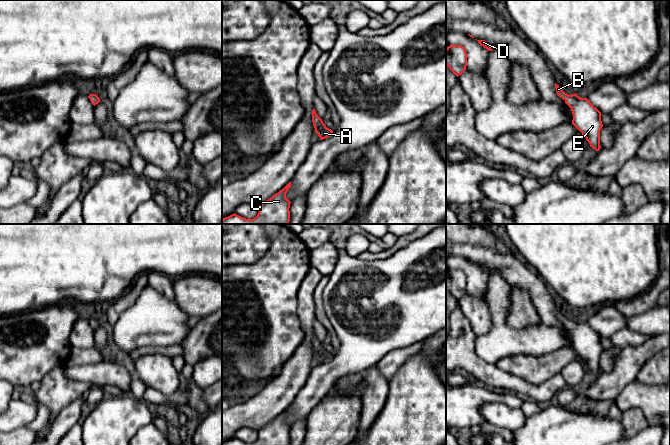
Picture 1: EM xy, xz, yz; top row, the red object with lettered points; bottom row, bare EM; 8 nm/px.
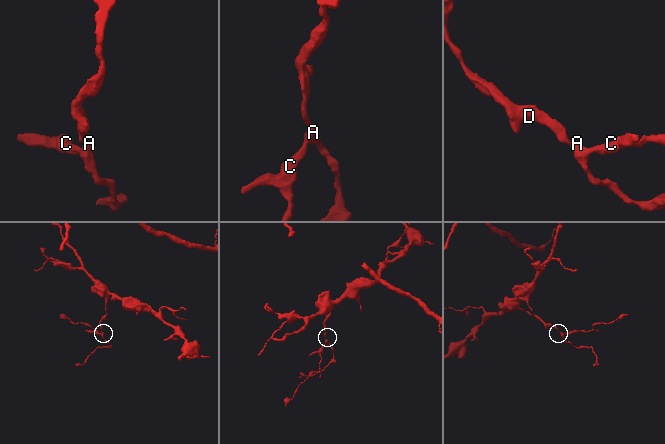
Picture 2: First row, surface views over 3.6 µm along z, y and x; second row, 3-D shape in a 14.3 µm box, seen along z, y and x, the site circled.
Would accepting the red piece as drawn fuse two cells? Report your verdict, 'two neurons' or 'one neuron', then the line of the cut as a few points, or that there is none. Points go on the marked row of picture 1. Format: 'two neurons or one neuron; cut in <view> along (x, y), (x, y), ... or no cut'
one neuron; no cut

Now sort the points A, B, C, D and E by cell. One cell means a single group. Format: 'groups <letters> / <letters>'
groups A B C D E

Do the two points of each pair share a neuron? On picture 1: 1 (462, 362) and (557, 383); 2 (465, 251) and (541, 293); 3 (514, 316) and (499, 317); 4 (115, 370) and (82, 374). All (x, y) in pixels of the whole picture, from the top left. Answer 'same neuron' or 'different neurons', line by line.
1: same neuron
2: same neuron
3: different neurons
4: same neuron

